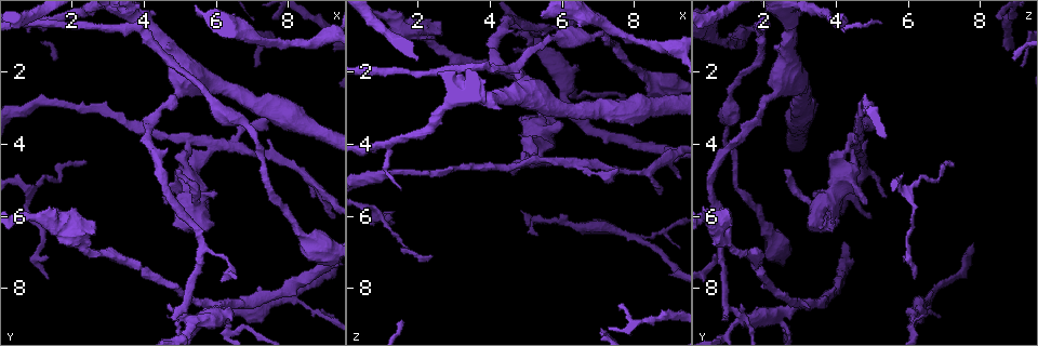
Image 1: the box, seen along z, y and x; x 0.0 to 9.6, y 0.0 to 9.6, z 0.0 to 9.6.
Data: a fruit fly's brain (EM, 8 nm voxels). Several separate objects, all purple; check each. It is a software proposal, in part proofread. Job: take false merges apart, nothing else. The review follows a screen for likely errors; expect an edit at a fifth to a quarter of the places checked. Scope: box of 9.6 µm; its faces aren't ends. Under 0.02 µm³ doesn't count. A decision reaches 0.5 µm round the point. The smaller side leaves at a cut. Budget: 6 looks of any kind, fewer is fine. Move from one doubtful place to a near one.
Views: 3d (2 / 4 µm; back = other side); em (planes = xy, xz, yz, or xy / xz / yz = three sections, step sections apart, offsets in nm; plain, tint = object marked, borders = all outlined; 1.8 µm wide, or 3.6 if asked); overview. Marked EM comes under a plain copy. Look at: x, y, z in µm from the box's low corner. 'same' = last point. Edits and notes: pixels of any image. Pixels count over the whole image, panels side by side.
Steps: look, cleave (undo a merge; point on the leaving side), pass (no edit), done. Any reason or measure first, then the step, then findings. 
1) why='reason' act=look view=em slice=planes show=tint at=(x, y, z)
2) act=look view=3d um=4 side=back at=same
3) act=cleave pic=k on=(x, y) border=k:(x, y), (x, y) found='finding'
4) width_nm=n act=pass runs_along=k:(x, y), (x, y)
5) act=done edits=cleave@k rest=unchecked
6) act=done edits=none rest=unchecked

why='sudden change in width' act=look view=3d um=2 at=(6.55, 8.70, 6.25)

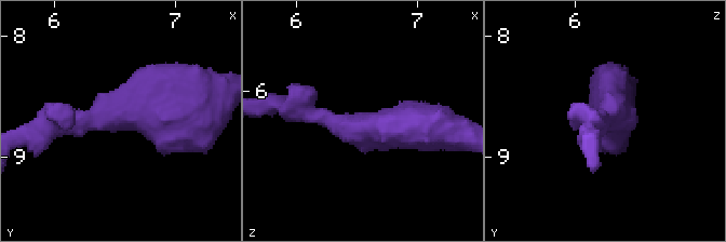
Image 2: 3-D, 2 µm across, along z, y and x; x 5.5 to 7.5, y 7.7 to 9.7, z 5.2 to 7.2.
arm_widths_nm=200,320 act=look view=em slice=xz step=4 show=tint at=(6.60, 8.62, 6.30)

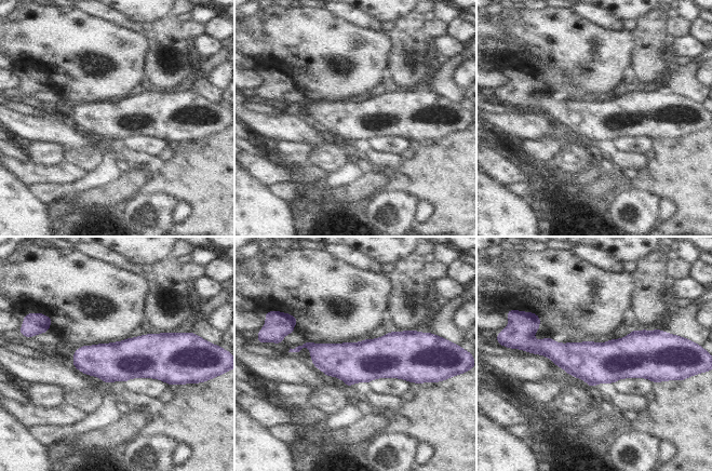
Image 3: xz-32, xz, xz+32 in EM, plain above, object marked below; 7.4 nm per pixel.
width_nm=300 act=pass found='one neuron here'

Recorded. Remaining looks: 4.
why='narrows sharply' act=look view=3d um=2 side=back at=(6.35, 4.00, 4.55)

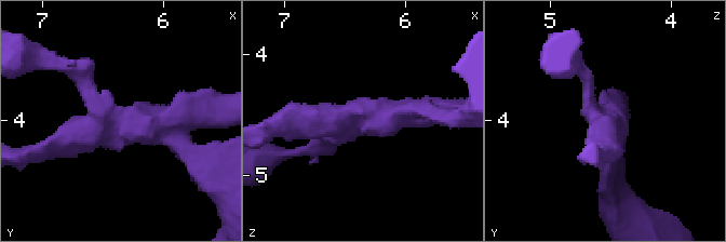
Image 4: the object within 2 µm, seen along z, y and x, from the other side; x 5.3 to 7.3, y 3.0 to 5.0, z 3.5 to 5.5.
arms=3 why='now the EM' act=look view=em slice=yz step=4 show=tint at=(6.40, 4.04, 4.54)

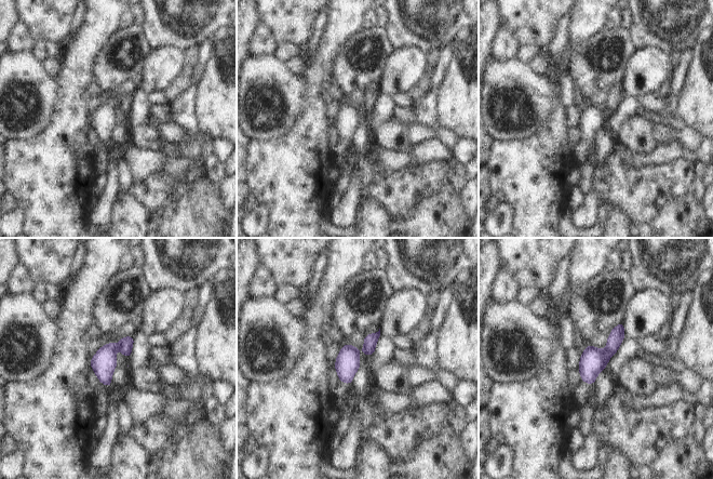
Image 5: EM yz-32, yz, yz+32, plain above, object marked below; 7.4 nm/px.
act=cleave pic=5 on=(617, 335) border=5:(603, 350), (609, 356) found='a second neuron is stuck on'

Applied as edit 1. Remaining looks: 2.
act=done edits=cleave@5 rest=unchecked

